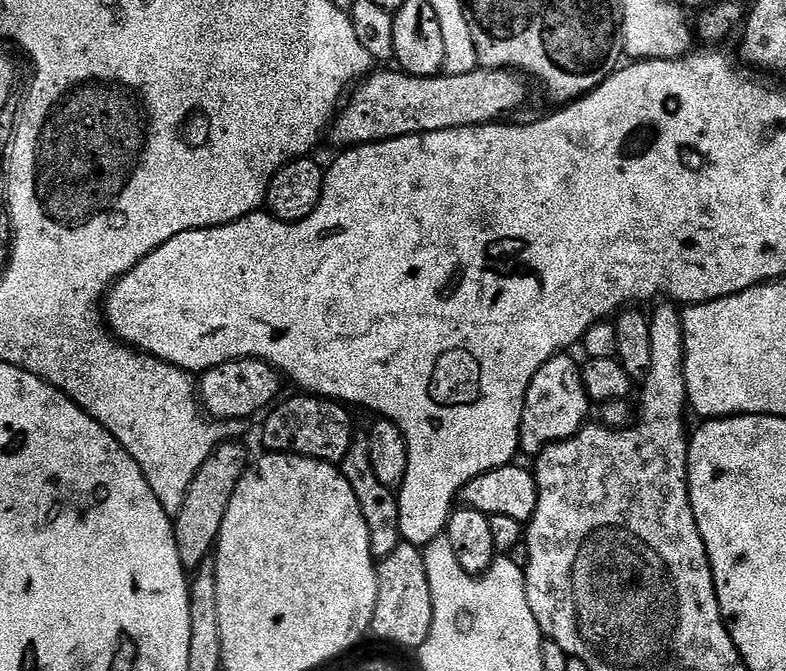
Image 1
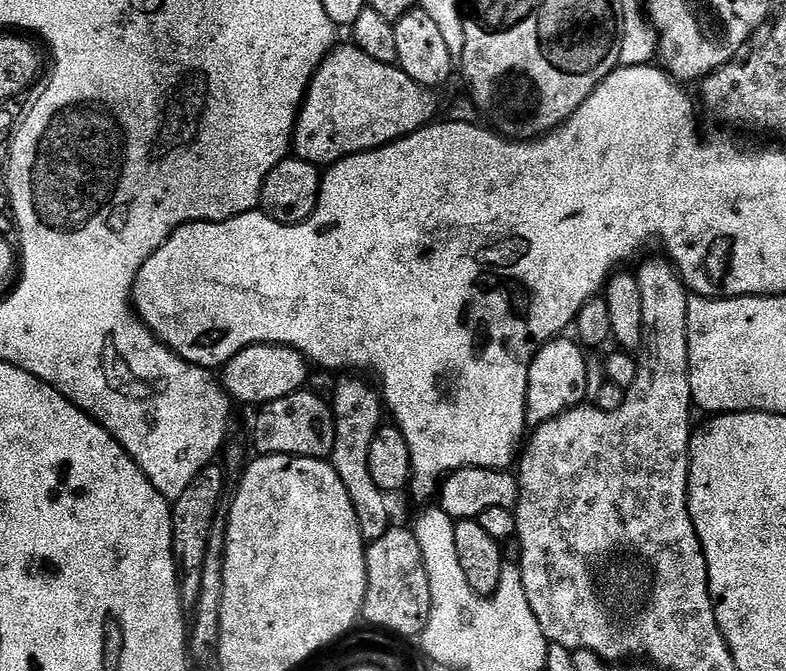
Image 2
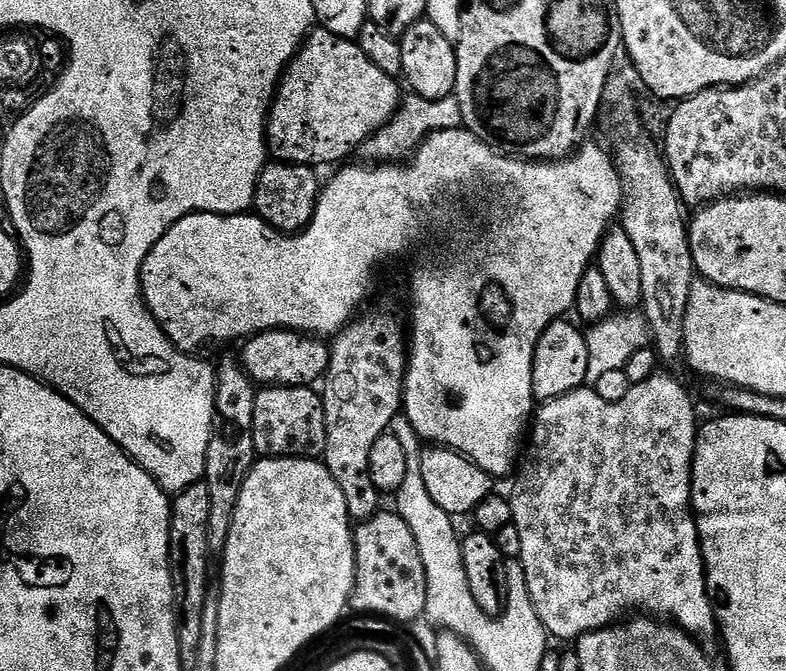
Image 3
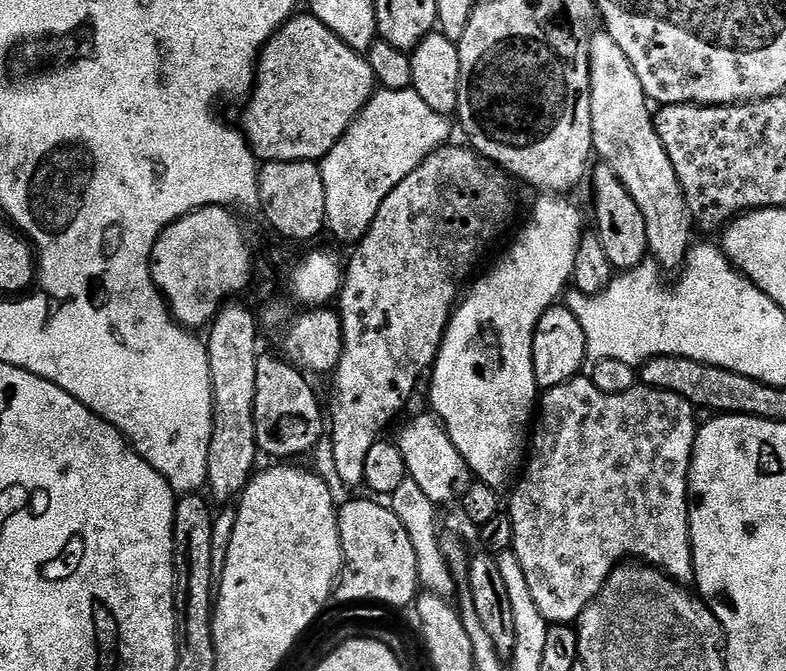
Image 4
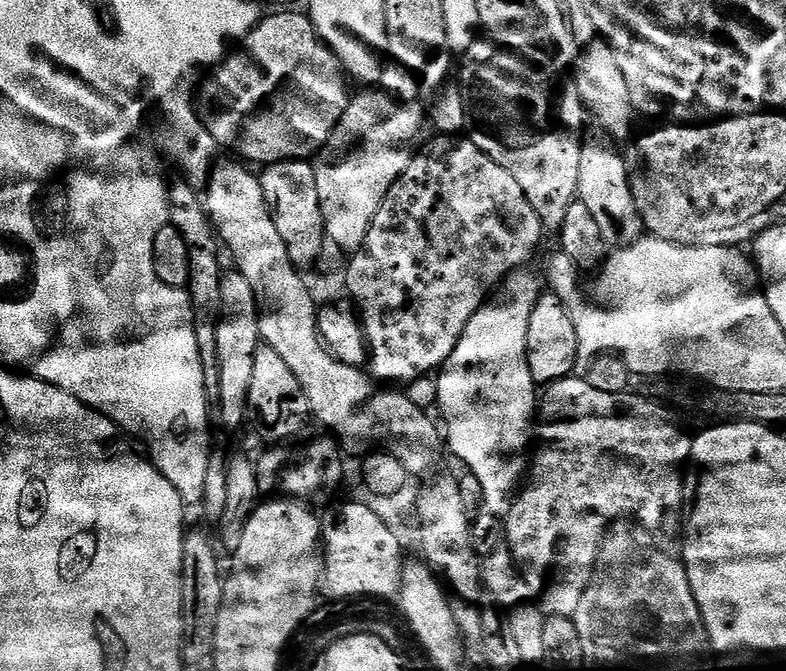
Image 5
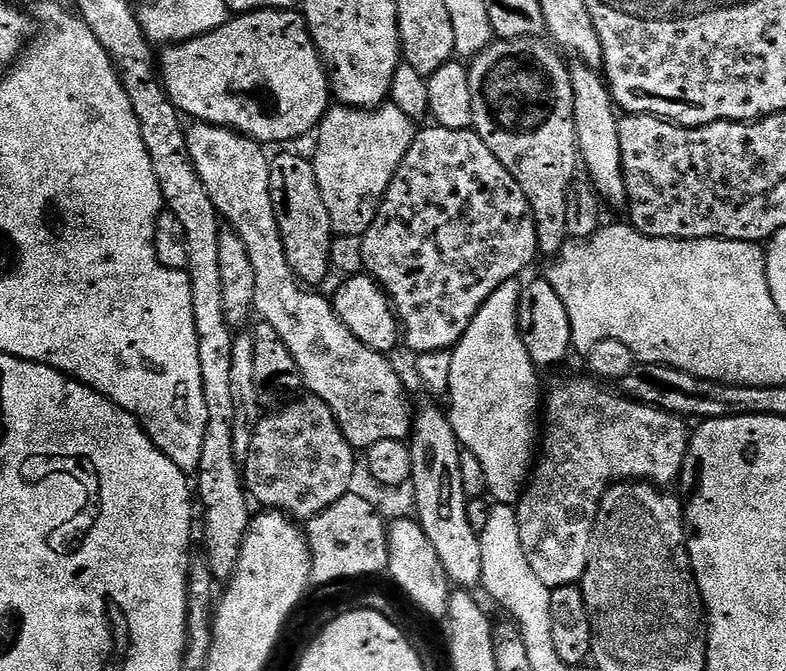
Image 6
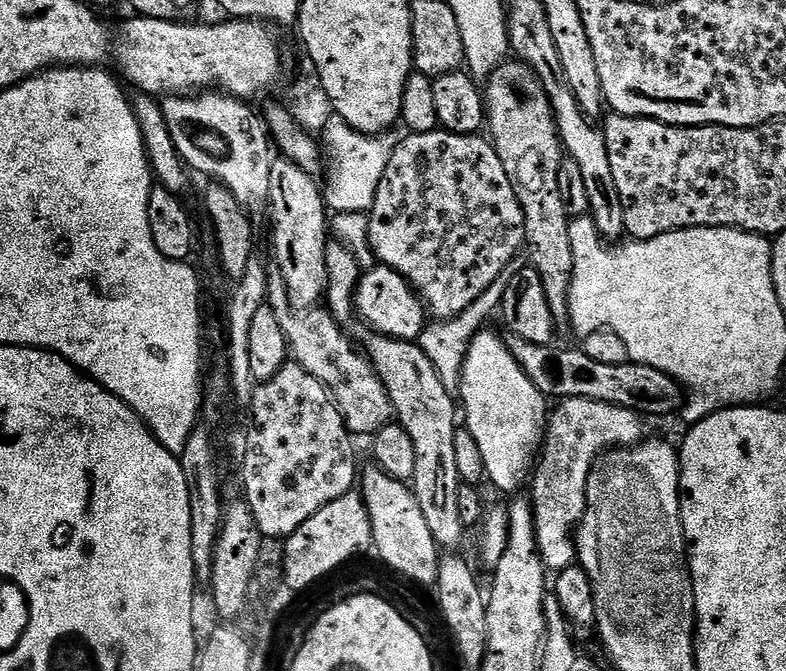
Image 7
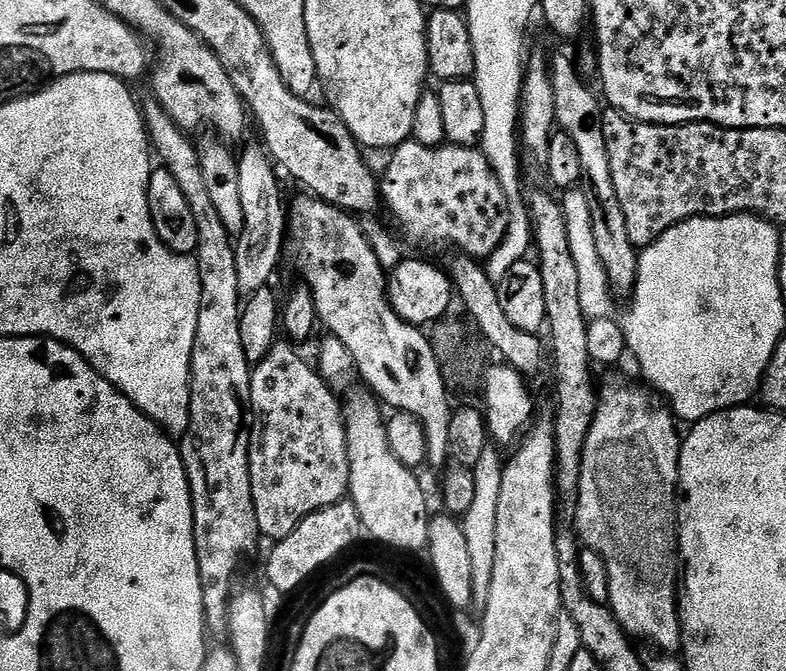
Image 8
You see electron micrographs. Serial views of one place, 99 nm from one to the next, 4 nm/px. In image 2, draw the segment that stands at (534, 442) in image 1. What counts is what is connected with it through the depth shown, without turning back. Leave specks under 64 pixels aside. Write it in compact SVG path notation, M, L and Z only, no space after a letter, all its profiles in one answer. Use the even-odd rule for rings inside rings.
M557 338L540 346L536 357L532 360L528 375L528 415L526 420L529 425L535 426L550 422L550 418L558 418L566 410L577 408L579 404L583 404L589 399L588 366L590 360L584 355L586 355L585 349L572 338Z

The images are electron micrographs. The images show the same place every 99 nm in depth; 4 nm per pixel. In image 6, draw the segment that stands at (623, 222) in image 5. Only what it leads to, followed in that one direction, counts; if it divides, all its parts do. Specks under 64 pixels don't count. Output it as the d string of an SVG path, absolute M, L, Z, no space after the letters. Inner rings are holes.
M573 63L569 67L570 82L574 86L574 126L576 146L583 171L592 177L596 194L605 205L623 209L628 203L628 191L622 170L622 150L618 146L618 112L612 91L605 77L589 64Z

